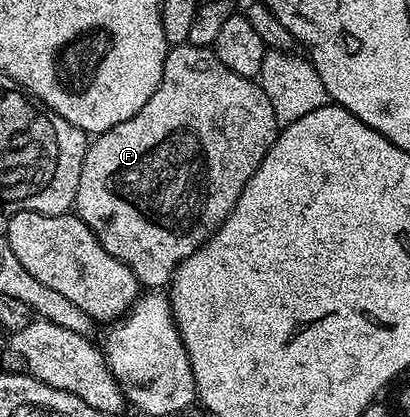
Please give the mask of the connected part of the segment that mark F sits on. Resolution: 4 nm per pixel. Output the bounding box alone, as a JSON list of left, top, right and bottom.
[75,42,279,289]

